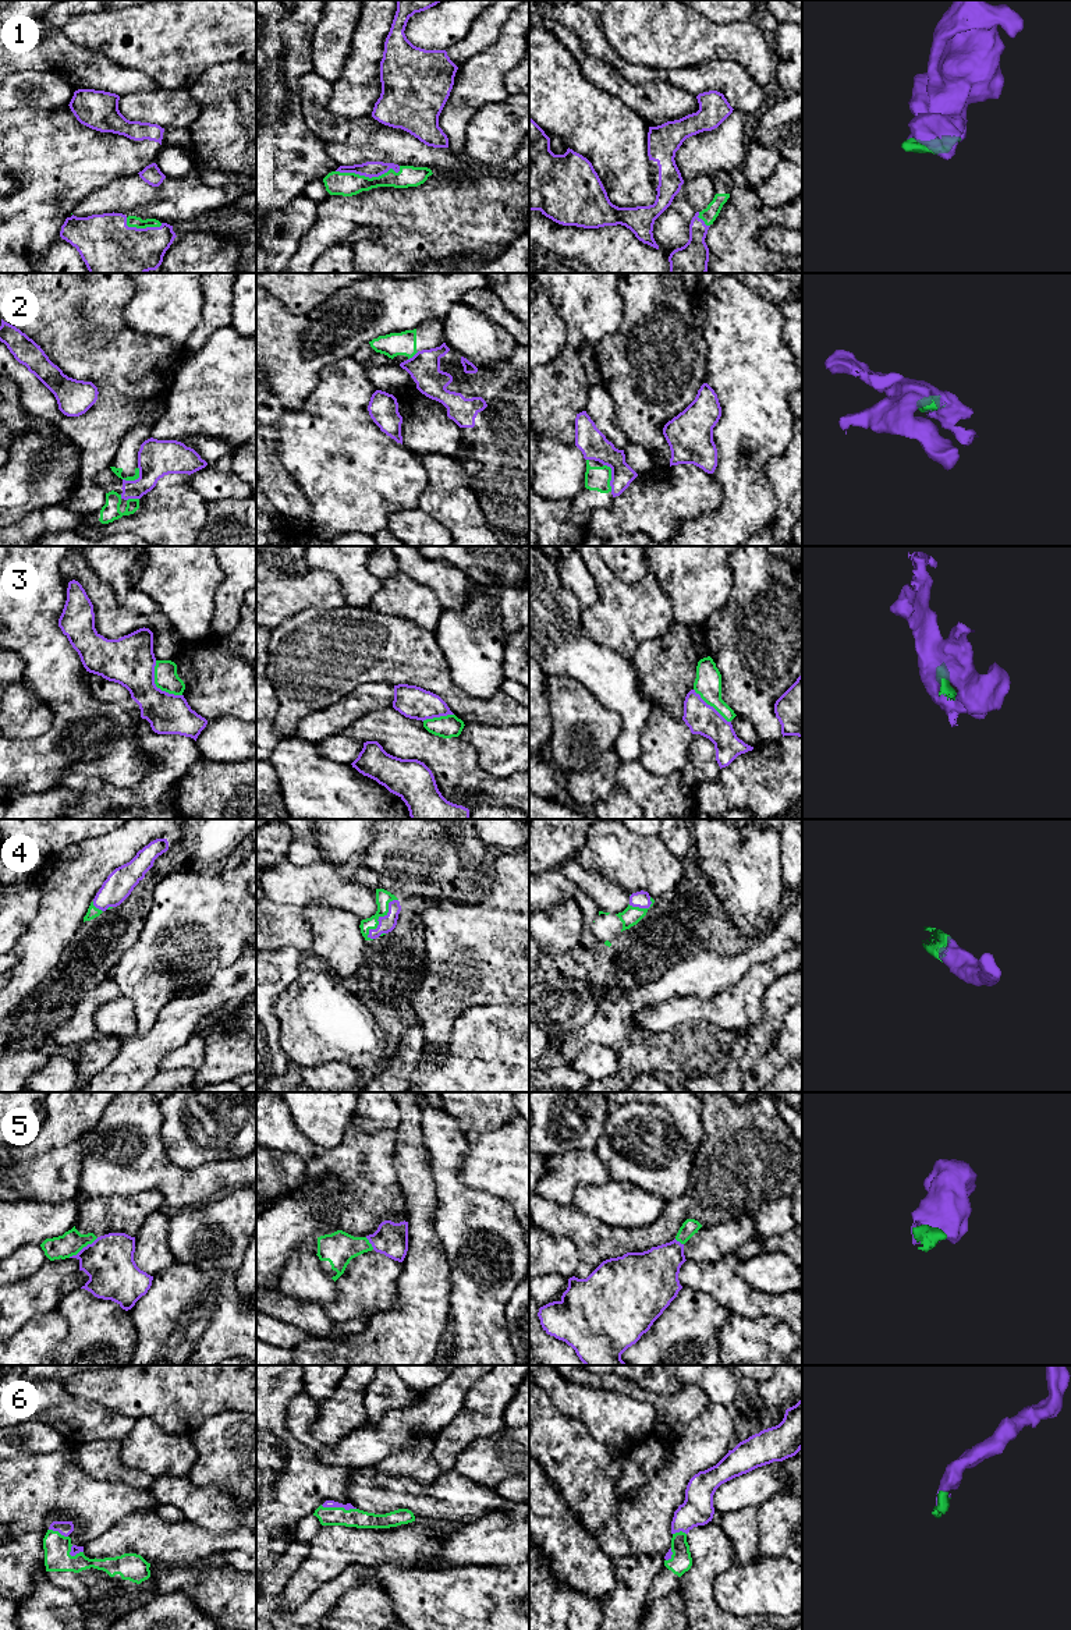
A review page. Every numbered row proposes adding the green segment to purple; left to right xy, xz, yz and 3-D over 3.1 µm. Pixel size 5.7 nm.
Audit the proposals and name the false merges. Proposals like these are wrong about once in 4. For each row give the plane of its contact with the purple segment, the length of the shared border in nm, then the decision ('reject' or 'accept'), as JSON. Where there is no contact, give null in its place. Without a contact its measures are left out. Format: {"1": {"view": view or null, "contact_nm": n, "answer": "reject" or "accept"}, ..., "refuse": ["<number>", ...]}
{"1": {"view": "xz", "contact_nm": 380, "answer": "accept"}, "2": {"view": "yz", "contact_nm": 170, "answer": "reject"}, "3": {"view": "xy", "contact_nm": 260, "answer": "reject"}, "4": {"view": "xz", "contact_nm": 280, "answer": "accept"}, "5": {"view": "xy", "contact_nm": 200, "answer": "accept"}, "6": {"view": "xz", "contact_nm": 200, "answer": "accept"}, "refuse": ["2", "3"]}

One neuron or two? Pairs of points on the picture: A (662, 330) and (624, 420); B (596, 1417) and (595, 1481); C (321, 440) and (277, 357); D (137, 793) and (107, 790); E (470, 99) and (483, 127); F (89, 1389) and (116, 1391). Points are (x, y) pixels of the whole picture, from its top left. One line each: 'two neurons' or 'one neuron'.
A: one neuron
B: two neurons
C: two neurons
D: one neuron
E: two neurons
F: one neuron

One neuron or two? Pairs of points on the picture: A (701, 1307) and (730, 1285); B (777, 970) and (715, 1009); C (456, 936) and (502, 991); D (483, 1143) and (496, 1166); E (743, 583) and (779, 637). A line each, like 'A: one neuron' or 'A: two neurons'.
A: two neurons
B: one neuron
C: one neuron
D: one neuron
E: one neuron

